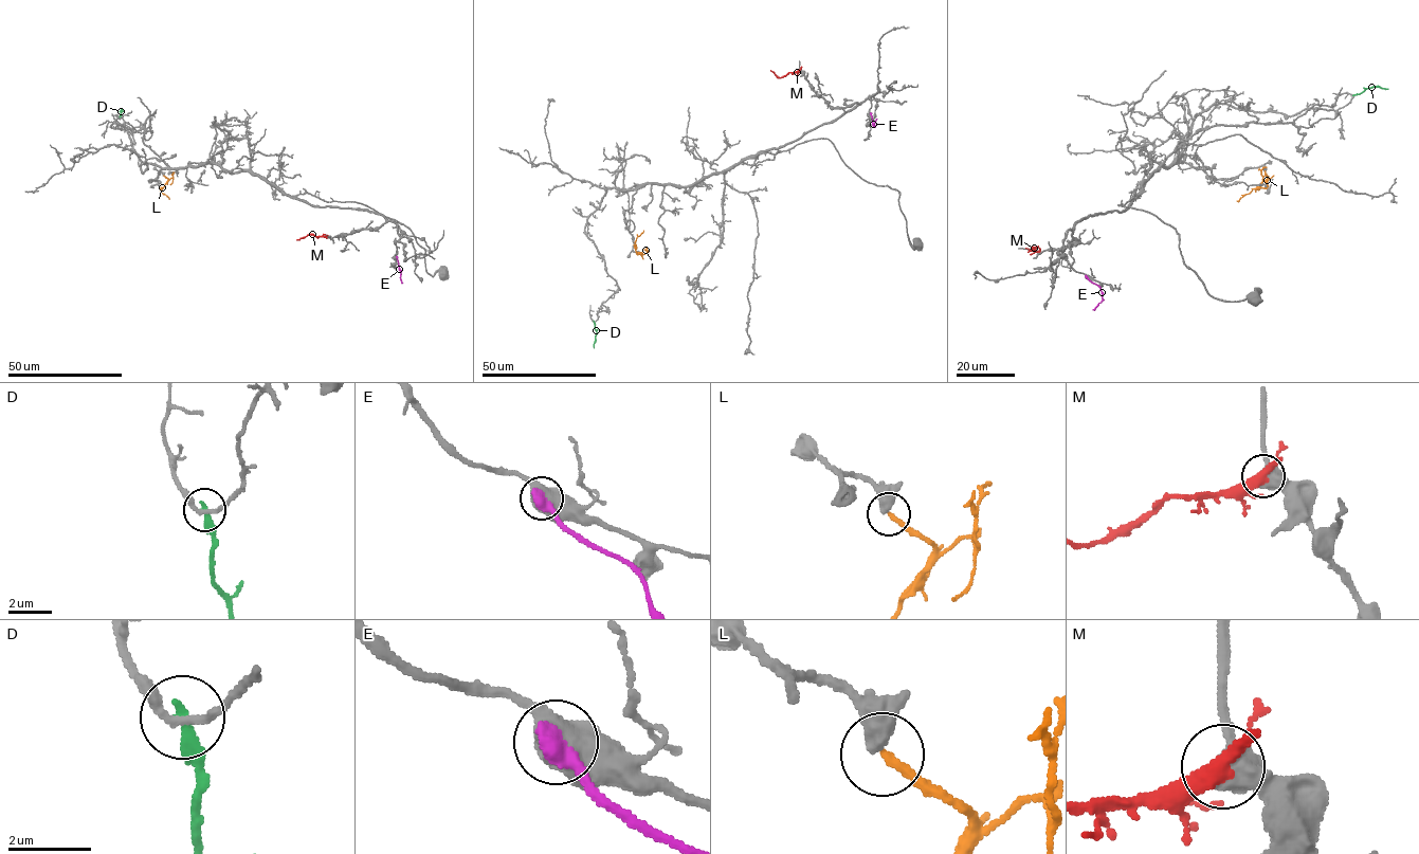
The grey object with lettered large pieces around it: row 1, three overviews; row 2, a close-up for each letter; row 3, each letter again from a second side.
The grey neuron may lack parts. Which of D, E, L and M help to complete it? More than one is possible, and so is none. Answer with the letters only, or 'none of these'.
L

